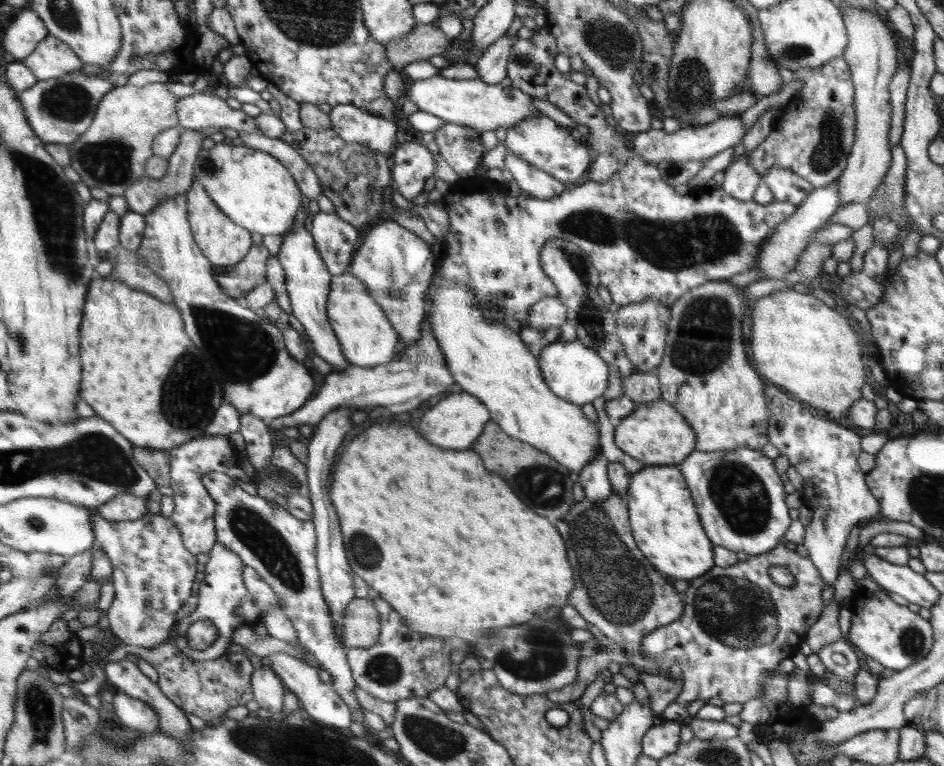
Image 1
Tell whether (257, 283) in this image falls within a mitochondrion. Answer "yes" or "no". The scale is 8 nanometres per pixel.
no

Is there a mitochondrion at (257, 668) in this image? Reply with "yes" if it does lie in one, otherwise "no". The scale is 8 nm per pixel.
no

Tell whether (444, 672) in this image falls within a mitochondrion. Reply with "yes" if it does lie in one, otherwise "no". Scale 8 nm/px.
no

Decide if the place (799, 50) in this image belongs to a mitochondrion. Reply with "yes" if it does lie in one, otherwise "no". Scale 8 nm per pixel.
yes

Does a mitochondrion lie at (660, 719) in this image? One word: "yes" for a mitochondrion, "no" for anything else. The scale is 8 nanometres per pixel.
no

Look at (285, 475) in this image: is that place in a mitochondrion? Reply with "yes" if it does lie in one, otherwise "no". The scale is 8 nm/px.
yes

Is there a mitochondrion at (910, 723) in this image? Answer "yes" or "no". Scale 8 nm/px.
no

